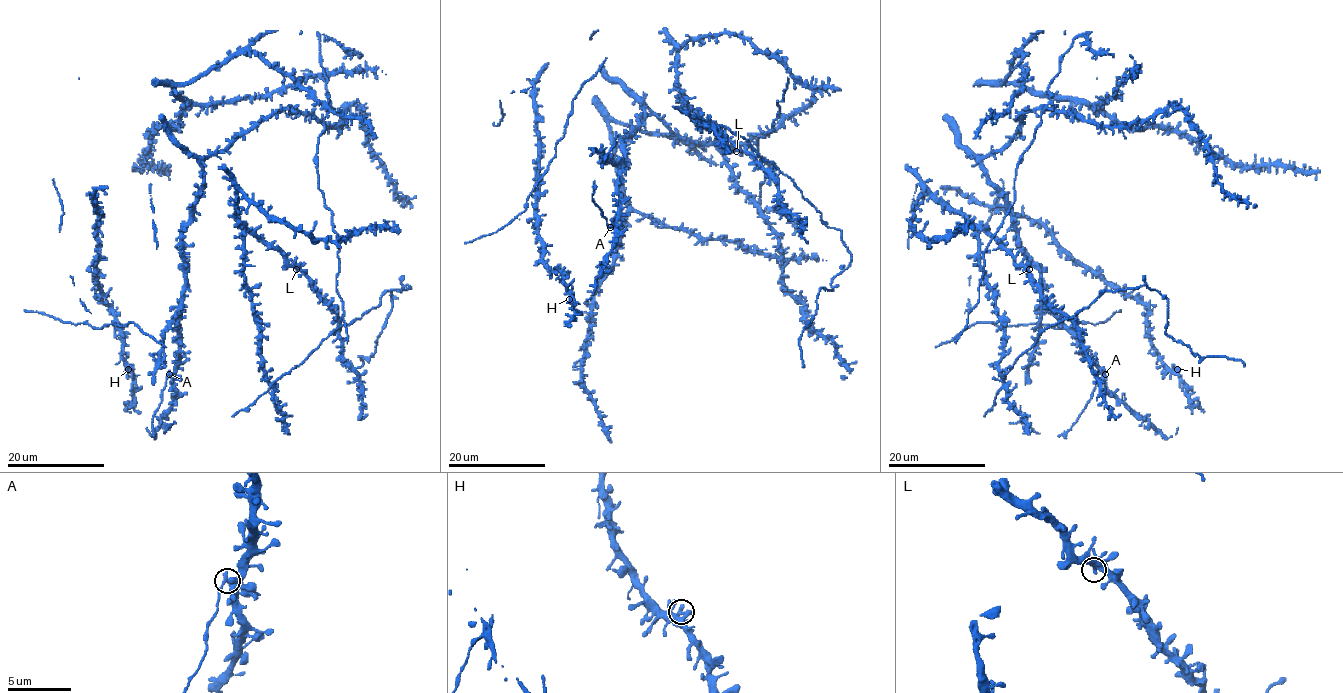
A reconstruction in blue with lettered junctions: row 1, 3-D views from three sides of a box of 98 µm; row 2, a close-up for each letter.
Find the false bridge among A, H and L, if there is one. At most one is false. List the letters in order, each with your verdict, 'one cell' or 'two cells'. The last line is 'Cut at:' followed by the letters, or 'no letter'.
A: two cells
H: one cell
L: one cell
Cut at: A

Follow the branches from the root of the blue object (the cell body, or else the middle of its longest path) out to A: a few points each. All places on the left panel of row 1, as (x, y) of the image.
A: (314, 109), (279, 109), (263, 117), (204, 161), (204, 188), (183, 233), (179, 364), (170, 374)

